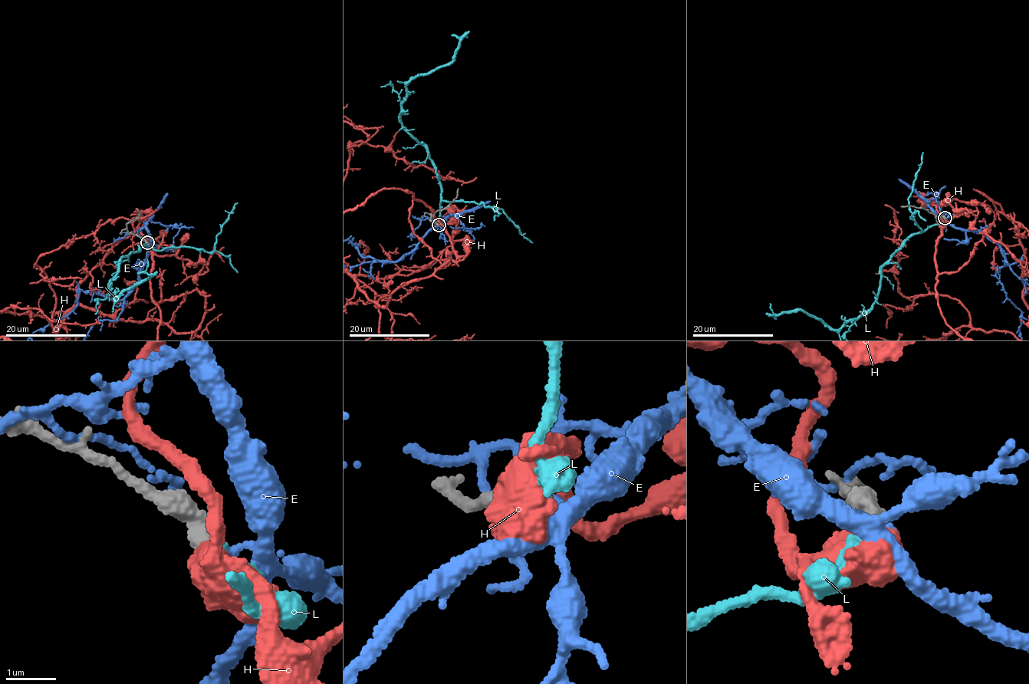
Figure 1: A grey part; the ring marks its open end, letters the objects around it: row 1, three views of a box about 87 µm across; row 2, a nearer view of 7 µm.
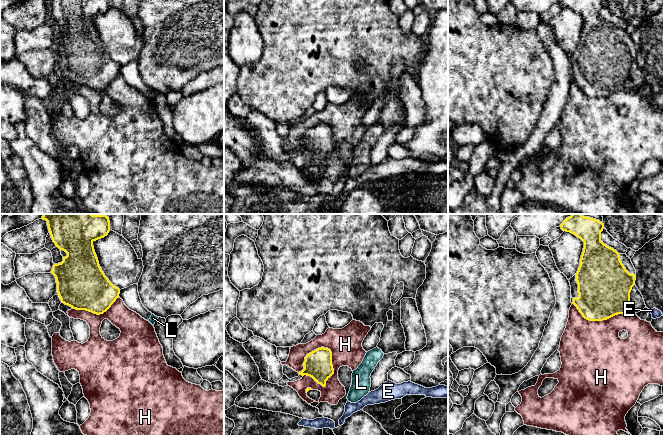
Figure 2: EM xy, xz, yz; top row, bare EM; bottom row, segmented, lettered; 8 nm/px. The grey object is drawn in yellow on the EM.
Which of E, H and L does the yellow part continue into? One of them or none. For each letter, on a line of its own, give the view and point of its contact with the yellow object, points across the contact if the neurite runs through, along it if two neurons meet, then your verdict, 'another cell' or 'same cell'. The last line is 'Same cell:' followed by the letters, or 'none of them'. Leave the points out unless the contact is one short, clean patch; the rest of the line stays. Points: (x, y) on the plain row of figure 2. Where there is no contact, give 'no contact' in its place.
E: no contact; another cell
H: meets yellow in xz at (331, 140); another cell
L: no contact; same cell
Same cell: L

